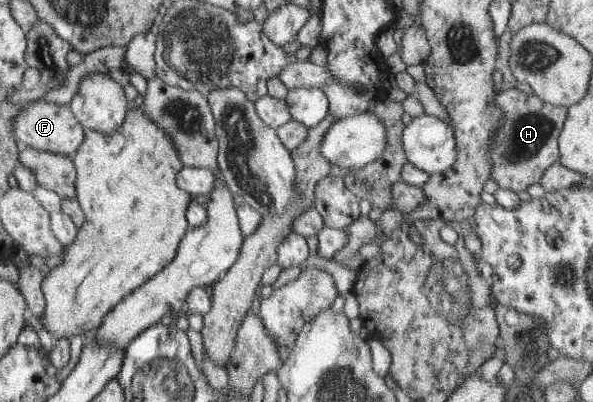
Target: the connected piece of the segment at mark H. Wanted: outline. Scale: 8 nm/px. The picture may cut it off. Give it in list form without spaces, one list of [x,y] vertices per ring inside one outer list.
[[[516,88],[501,89],[492,102],[503,110],[503,117],[490,145],[490,178],[499,188],[517,193],[539,183],[545,169],[558,159],[558,135],[568,108],[553,106]]]

